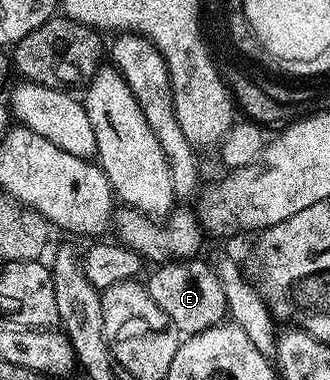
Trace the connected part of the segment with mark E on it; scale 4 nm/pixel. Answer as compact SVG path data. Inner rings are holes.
M191 257L185 261L167 261L154 269L158 271L152 272L150 280L145 280L144 283L146 292L152 297L152 301L156 301L156 305L160 305L160 309L164 309L164 313L172 321L174 328L186 337L200 333L209 327L215 327L217 323L223 322L227 318L224 289L220 285L215 268L201 263L200 260L201 258Z

